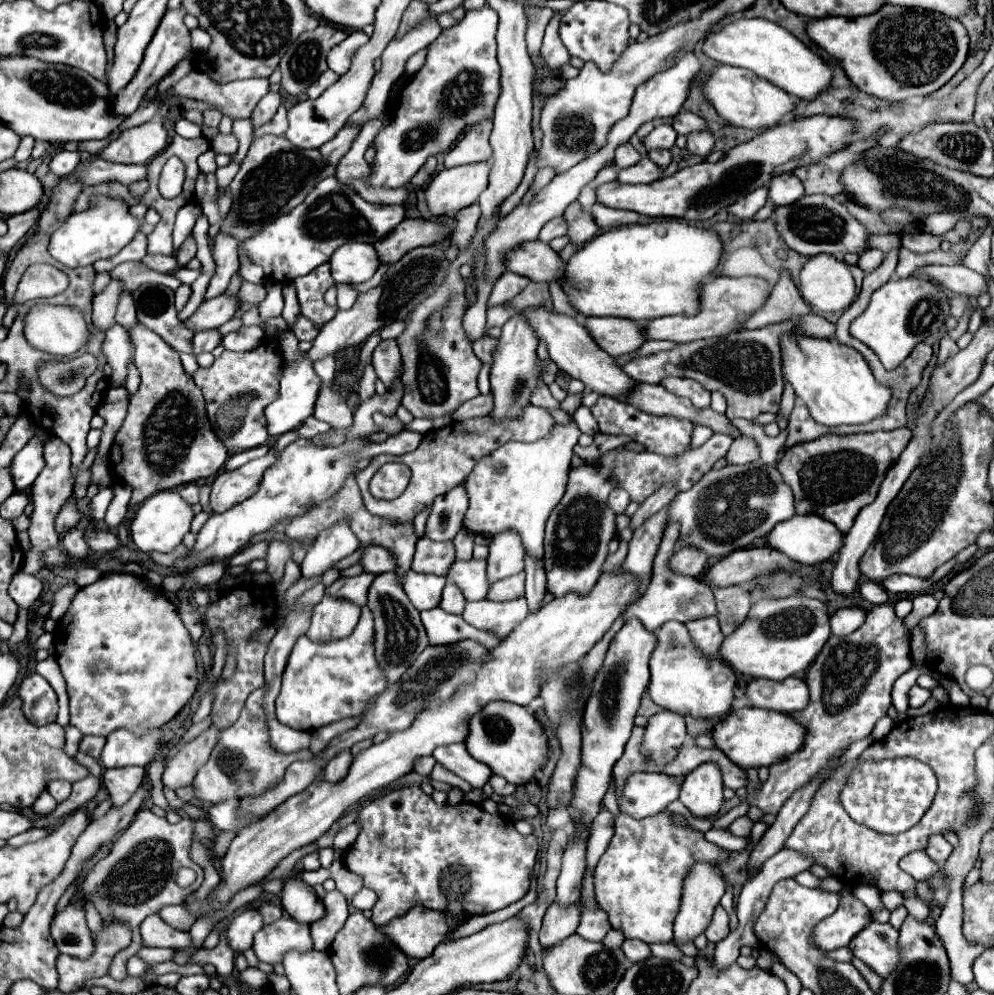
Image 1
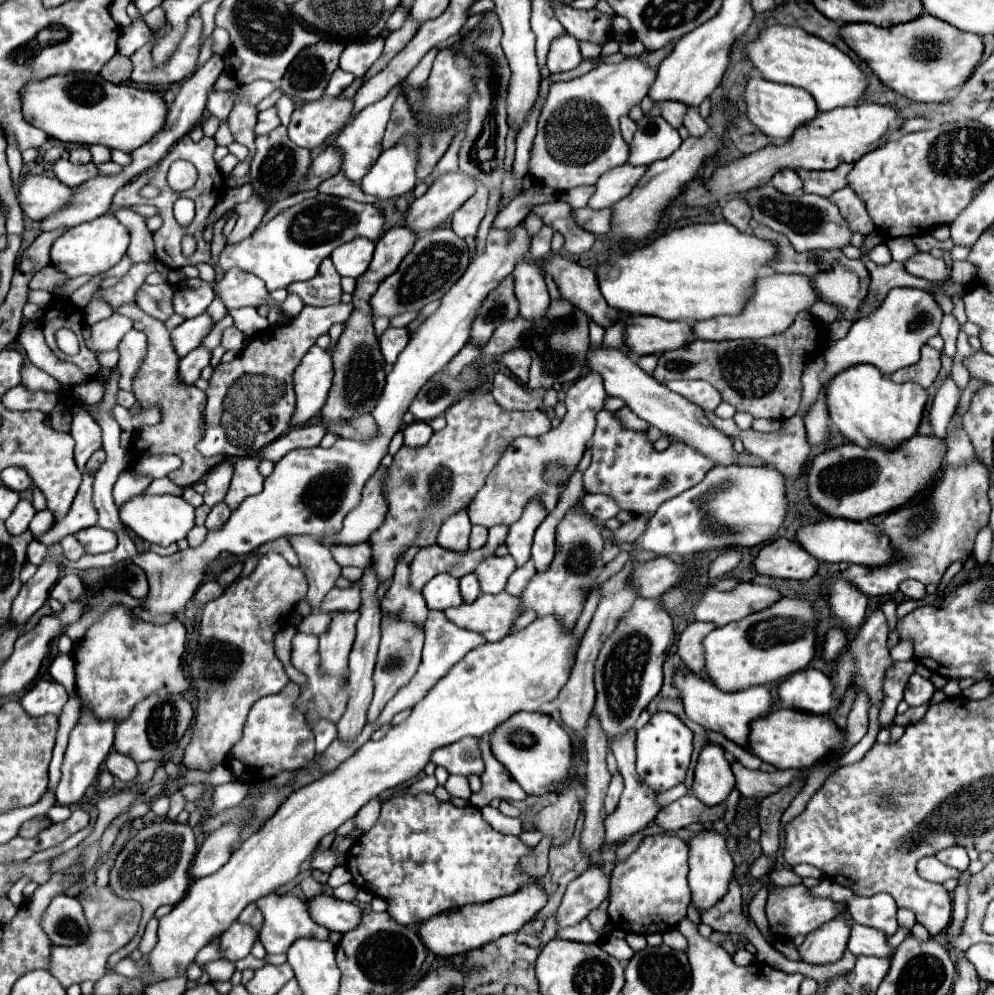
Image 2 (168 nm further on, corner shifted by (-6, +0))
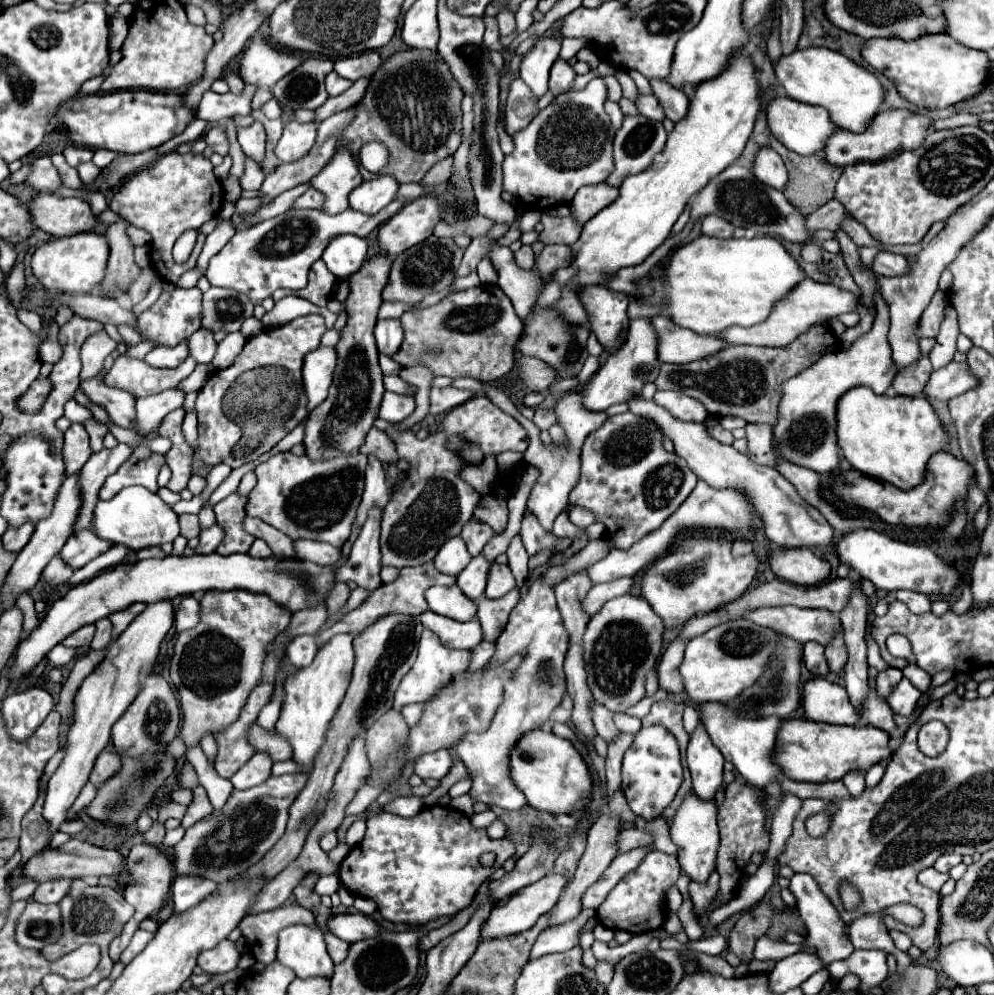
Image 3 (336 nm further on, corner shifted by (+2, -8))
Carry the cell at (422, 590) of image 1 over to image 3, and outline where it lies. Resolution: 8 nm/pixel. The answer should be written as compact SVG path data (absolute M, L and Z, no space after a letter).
M457 585L429 587L425 591L425 599L433 613L455 621L471 621L477 615L477 603L469 601L469 597L465 597Z

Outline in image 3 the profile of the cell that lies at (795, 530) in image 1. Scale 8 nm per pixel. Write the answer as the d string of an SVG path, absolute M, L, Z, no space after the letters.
M859 529L857 533L843 535L837 543L837 555L861 577L871 579L873 585L881 591L907 589L923 595L949 595L961 583L961 575L955 565L945 563L927 545L909 545L905 541L897 541L869 529Z

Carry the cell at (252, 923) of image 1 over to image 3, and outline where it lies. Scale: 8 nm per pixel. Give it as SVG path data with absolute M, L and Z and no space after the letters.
M225 939L217 947L203 951L197 959L197 965L209 975L221 975L221 973L229 973L231 969L235 969L237 961L239 961L239 951L235 943Z

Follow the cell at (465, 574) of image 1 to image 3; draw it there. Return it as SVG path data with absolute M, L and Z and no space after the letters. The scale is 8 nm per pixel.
M493 563L491 571L489 571L489 585L485 589L485 595L489 599L499 599L505 593L509 593L513 587L515 587L515 577L513 577L509 565Z

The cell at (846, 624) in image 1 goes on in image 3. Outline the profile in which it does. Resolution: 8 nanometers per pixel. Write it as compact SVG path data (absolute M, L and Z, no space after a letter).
M815 641L805 643L803 661L805 661L805 667L809 669L809 673L815 675L815 677L825 677L829 673L829 667L827 667L823 651L825 651L825 647L819 645L819 643L815 643Z

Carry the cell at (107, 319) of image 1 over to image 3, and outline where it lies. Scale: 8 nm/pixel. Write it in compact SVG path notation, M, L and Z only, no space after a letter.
M105 331L87 337L87 341L81 347L81 361L83 361L81 379L87 381L91 377L97 377L99 371L103 369L105 357L111 355L115 347L117 347L117 341L113 341Z

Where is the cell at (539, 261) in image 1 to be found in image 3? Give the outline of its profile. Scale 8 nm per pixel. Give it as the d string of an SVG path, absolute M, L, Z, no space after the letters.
M595 285L581 291L581 301L591 317L591 331L597 335L599 343L603 347L621 347L629 327L629 297Z

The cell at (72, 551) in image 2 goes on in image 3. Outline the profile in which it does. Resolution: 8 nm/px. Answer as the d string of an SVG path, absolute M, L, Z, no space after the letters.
M59 555L53 557L43 571L43 577L49 585L63 585L71 579L71 575L73 575L73 569L69 569L69 565L65 565Z

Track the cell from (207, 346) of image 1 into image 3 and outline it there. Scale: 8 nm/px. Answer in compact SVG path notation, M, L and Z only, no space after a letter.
M167 389L163 393L137 399L137 425L135 431L147 436L159 427L163 417L173 409L183 407L185 393L179 389Z

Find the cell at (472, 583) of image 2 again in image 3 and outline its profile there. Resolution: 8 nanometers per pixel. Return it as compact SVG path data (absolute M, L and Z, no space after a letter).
M479 553L477 557L471 559L467 569L457 575L457 585L469 599L479 599L485 593L489 567L491 567L491 561L483 553Z

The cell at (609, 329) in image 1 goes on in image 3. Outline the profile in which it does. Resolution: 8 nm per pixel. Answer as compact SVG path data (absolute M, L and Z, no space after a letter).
M667 315L653 317L653 327L659 335L657 353L663 363L691 363L727 347L727 341L721 337L705 337L691 329L683 329Z

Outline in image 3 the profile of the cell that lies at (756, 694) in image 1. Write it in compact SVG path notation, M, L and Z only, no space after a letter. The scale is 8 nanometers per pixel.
M811 679L803 687L803 709L805 717L821 723L837 725L857 725L859 713L849 701L845 687L831 683L827 679Z

